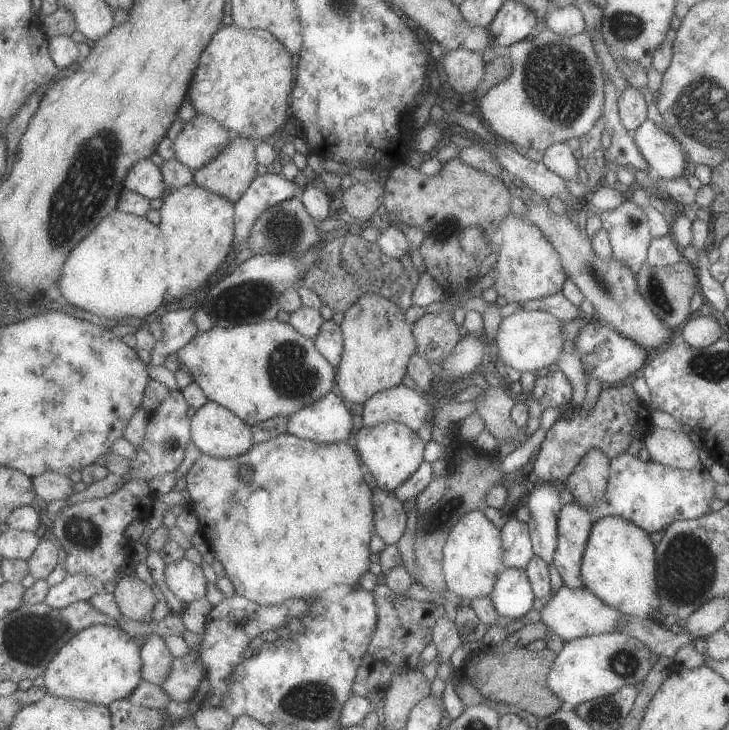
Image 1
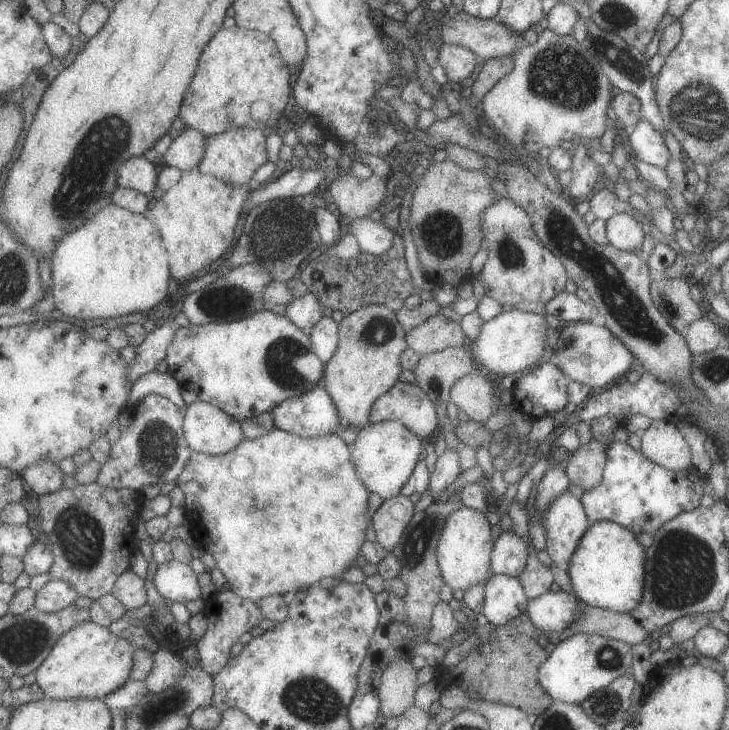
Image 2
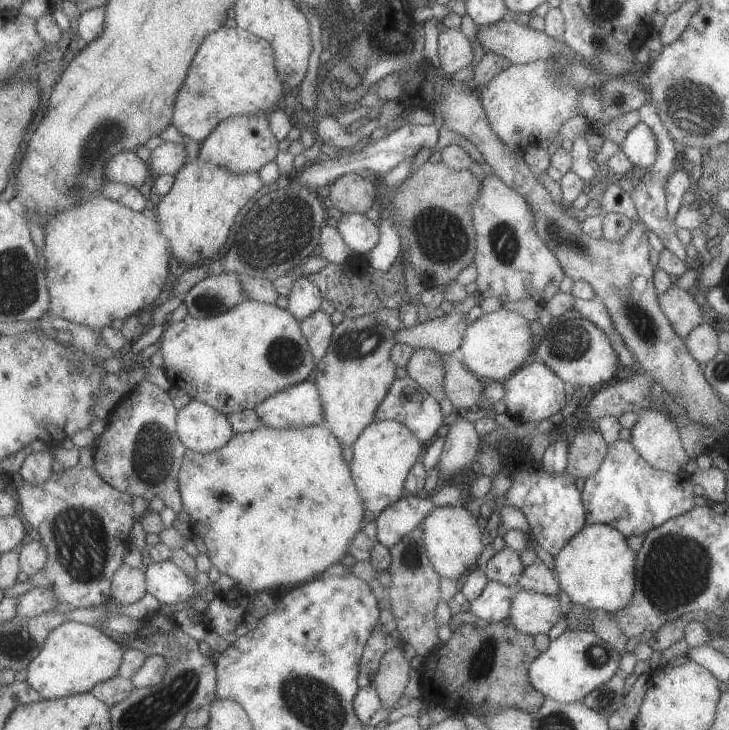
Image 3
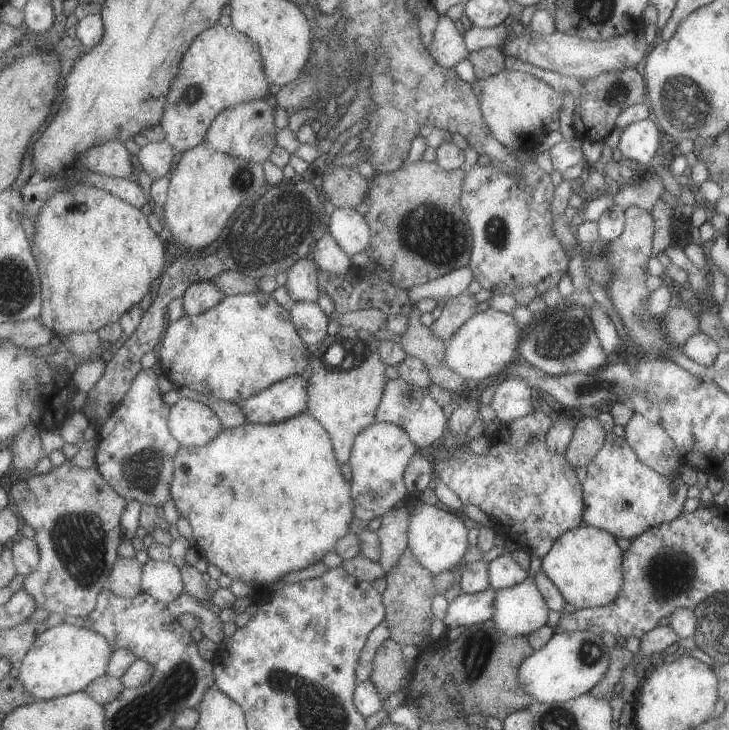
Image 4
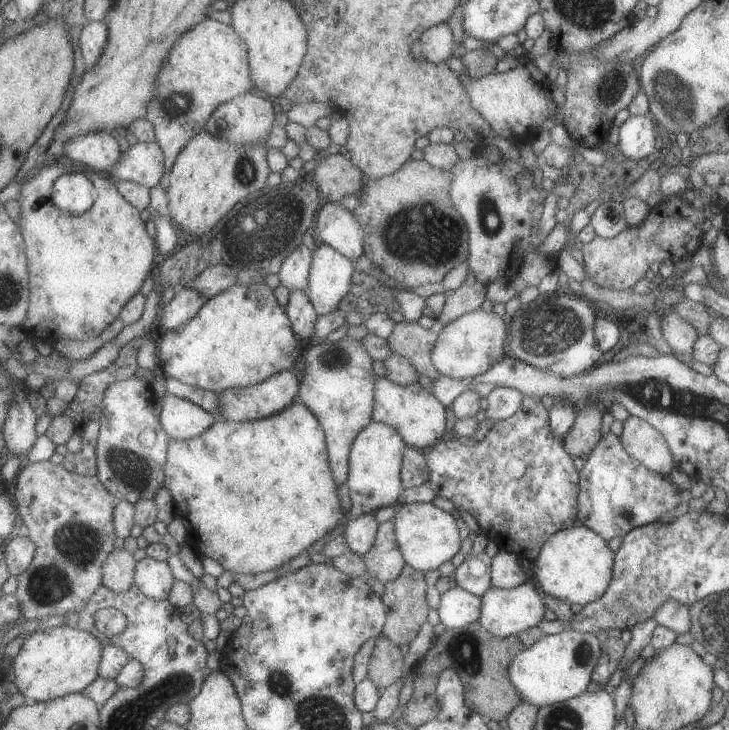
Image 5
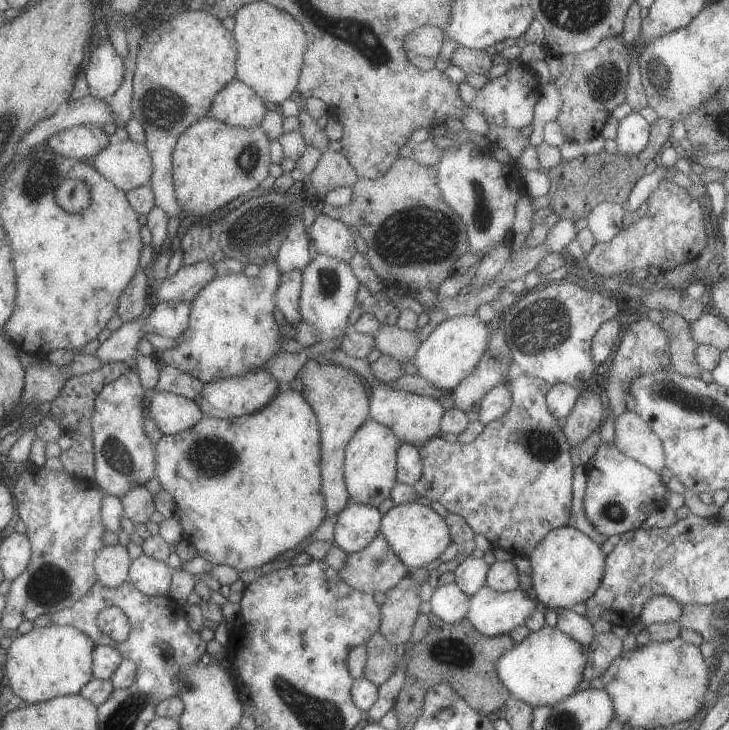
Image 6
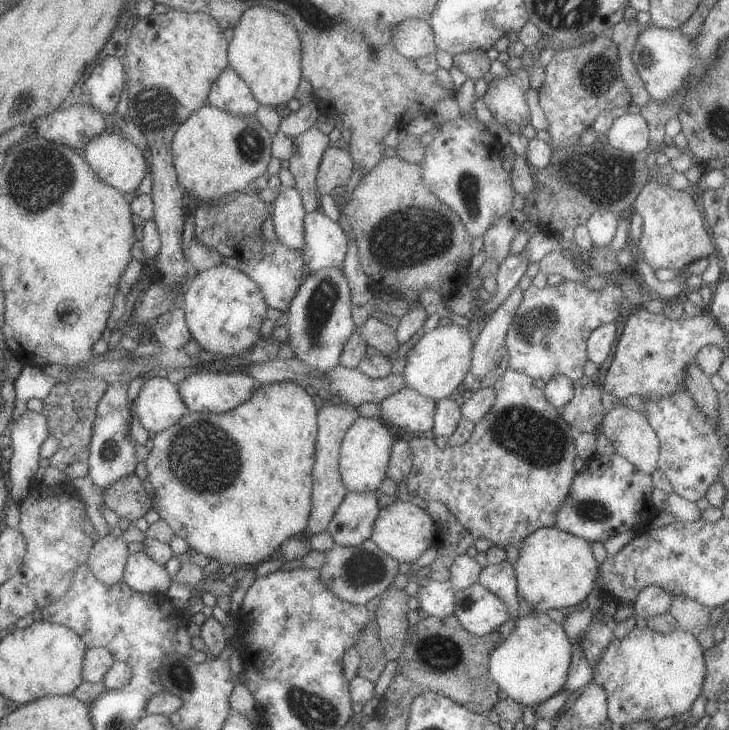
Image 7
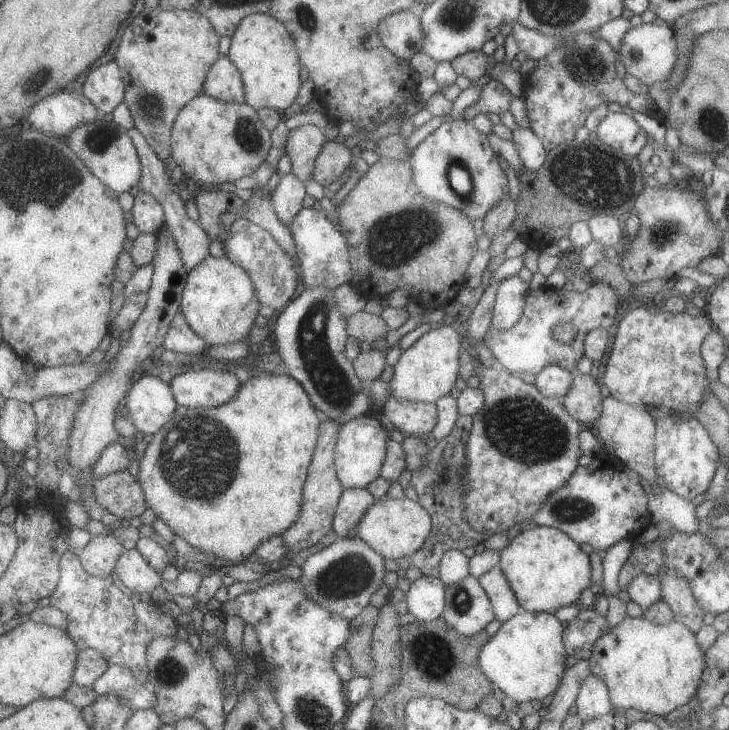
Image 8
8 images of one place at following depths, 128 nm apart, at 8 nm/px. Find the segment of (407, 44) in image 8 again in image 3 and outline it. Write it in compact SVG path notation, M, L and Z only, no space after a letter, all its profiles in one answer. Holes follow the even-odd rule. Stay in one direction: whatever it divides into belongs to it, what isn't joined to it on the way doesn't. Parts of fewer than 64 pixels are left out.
M447 29L439 36L439 60L445 74L451 75L473 62L473 42L460 29Z

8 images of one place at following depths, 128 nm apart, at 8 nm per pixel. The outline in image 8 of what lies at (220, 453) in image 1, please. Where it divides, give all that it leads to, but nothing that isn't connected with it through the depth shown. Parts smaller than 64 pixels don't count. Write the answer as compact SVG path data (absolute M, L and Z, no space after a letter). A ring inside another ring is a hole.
M144 374L135 380L126 404L128 416L143 435L161 431L180 405L169 383Z

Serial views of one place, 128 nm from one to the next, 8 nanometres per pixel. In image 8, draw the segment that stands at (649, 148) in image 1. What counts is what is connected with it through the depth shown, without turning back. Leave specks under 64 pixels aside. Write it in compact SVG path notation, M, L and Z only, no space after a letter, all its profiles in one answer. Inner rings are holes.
M608 112L598 124L596 133L603 144L632 157L637 156L639 150L647 143L648 137L627 112Z

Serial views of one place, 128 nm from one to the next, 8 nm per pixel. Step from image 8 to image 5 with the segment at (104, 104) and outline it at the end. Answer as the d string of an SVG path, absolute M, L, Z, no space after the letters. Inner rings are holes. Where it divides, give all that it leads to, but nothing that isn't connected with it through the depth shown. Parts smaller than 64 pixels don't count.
M90 21L81 30L79 40L86 68L95 66L109 40L108 24L106 21Z

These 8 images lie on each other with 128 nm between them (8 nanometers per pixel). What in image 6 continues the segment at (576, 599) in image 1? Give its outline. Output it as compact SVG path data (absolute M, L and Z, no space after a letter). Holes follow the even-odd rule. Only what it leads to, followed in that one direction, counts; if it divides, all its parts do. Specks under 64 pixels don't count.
M483 585L477 594L472 596L471 608L468 619L485 635L494 637L507 635L515 626L526 623L532 613L536 610L537 600L531 593L520 589L499 592Z

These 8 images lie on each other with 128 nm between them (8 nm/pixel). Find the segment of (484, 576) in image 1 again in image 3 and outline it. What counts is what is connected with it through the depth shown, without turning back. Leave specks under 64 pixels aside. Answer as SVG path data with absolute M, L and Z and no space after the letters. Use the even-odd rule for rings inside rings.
M466 506L437 507L423 522L427 554L442 577L456 578L463 581L477 570L481 552L483 552L483 528L477 517L473 516Z

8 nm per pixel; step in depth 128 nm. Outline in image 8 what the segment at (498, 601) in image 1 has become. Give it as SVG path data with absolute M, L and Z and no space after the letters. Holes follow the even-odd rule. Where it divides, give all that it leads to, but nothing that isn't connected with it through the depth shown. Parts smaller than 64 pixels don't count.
M423 575L413 582L406 595L406 602L416 620L431 622L443 617L447 604L447 587L440 577Z

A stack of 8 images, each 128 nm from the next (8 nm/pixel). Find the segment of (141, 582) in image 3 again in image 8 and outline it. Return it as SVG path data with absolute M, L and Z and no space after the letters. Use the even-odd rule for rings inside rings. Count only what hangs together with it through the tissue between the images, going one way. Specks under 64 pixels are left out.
M94 535L78 553L80 561L89 574L107 578L116 572L124 550L123 544L117 536Z

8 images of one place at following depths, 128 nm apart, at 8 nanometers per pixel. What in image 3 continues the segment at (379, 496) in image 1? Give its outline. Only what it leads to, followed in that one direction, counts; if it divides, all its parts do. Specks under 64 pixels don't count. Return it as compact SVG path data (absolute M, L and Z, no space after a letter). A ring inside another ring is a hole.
M406 494L377 516L376 540L392 549L437 508L432 496Z

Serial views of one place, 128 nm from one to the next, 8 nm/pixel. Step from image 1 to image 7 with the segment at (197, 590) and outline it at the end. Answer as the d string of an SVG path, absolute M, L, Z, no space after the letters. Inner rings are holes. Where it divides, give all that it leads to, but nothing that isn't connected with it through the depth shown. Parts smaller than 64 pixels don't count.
M145 550L129 557L124 581L143 594L167 595L173 580L166 565L155 562Z

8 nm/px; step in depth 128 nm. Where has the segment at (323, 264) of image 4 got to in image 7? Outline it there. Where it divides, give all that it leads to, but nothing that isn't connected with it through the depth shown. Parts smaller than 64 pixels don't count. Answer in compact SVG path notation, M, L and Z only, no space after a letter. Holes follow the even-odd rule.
M325 267L309 273L299 287L298 295L282 322L289 330L288 344L293 347L295 357L315 364L316 375L323 374L340 363L342 350L357 328L352 313L353 307L351 284L342 269Z

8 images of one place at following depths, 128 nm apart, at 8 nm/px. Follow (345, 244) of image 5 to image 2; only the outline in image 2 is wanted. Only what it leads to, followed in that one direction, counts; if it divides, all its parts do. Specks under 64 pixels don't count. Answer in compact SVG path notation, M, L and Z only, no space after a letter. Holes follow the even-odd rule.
M380 215L369 219L355 221L344 220L351 233L357 240L361 252L372 255L382 255L394 247L394 240L398 232L393 232L380 221Z

